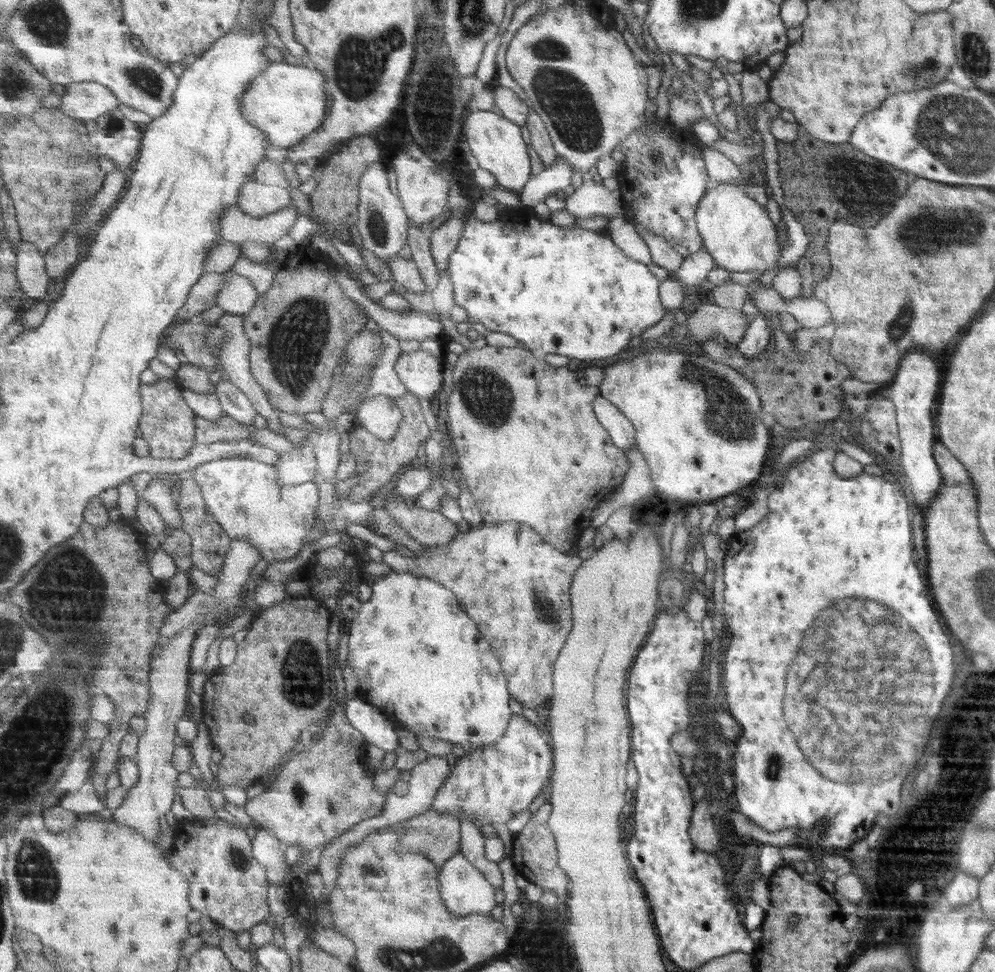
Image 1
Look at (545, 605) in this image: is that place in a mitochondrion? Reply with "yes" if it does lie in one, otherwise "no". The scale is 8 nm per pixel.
yes

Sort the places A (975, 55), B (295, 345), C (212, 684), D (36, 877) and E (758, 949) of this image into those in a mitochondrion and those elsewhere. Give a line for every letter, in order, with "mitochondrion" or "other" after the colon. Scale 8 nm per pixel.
A: mitochondrion
B: mitochondrion
C: other
D: mitochondrion
E: other

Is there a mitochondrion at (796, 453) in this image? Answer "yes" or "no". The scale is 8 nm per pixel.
no

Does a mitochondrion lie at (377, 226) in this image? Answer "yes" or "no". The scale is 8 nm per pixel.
yes

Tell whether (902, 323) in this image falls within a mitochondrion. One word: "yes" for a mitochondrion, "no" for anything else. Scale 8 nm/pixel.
yes

